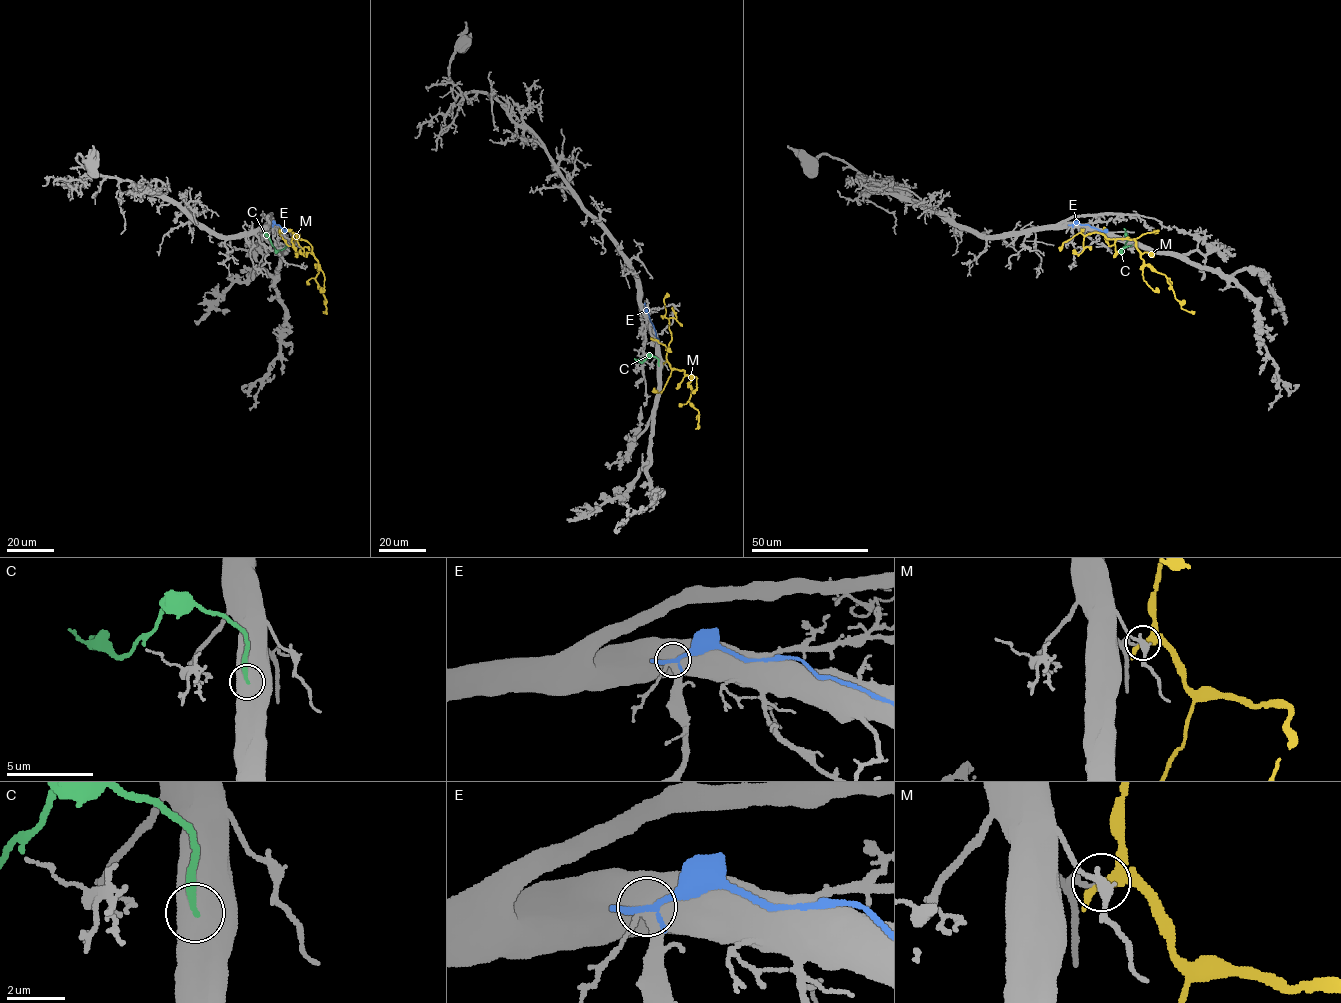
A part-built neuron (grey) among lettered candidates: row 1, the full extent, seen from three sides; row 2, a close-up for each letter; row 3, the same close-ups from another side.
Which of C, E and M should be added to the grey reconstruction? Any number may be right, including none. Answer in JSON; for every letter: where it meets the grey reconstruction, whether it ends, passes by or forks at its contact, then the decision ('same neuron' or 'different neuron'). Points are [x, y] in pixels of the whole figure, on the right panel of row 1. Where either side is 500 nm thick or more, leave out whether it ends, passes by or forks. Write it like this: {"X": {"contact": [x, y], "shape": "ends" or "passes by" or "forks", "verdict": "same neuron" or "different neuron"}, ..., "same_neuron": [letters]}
{"C": {"contact": [1131, 245], "verdict": "different neuron"}, "E": {"contact": [1071, 225], "shape": "ends", "verdict": "different neuron"}, "M": {"contact": [1127, 237], "shape": "ends", "verdict": "different neuron"}, "same_neuron": []}

